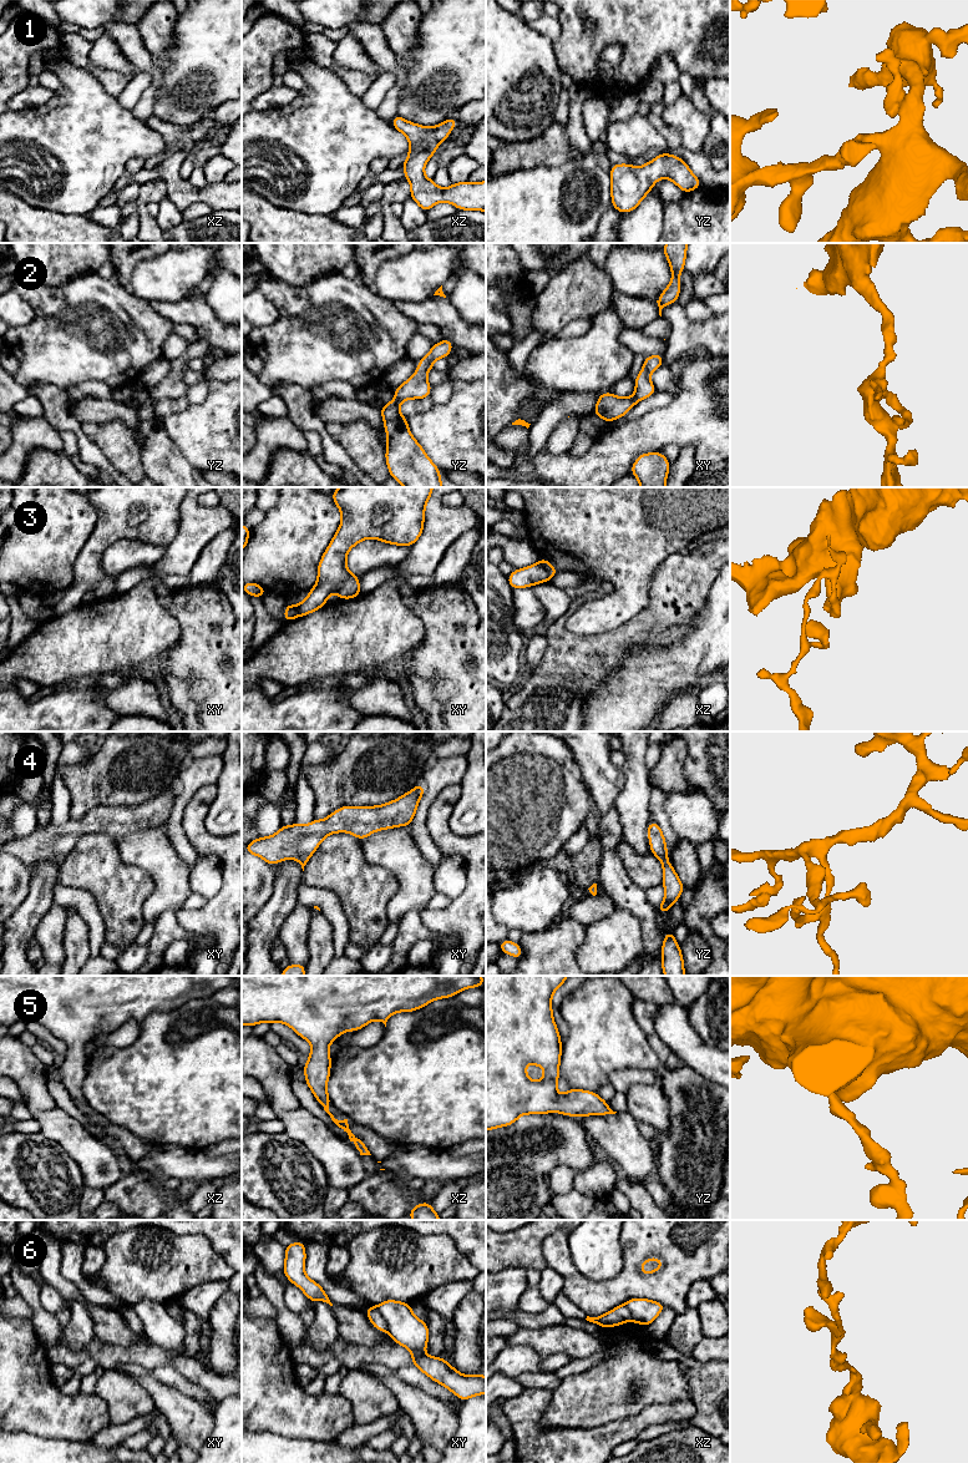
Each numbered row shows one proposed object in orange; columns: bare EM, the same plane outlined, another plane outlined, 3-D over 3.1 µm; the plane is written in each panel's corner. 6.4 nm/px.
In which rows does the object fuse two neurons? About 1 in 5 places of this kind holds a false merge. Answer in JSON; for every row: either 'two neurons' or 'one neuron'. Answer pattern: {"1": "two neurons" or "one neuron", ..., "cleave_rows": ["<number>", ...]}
{"1": "one neuron", "2": "one neuron", "3": "two neurons", "4": "one neuron", "5": "one neuron", "6": "two neurons", "cleave_rows": ["3", "6"]}

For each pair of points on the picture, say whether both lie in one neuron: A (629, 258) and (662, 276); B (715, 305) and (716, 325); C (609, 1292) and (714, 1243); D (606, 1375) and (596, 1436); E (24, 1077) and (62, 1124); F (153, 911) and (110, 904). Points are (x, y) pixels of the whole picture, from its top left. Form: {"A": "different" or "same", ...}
{"A": "same", "B": "different", "C": "same", "D": "different", "E": "different", "F": "different"}

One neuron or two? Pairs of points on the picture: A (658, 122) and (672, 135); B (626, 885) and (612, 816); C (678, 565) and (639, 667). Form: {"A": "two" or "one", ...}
{"A": "one", "B": "one", "C": "two"}

